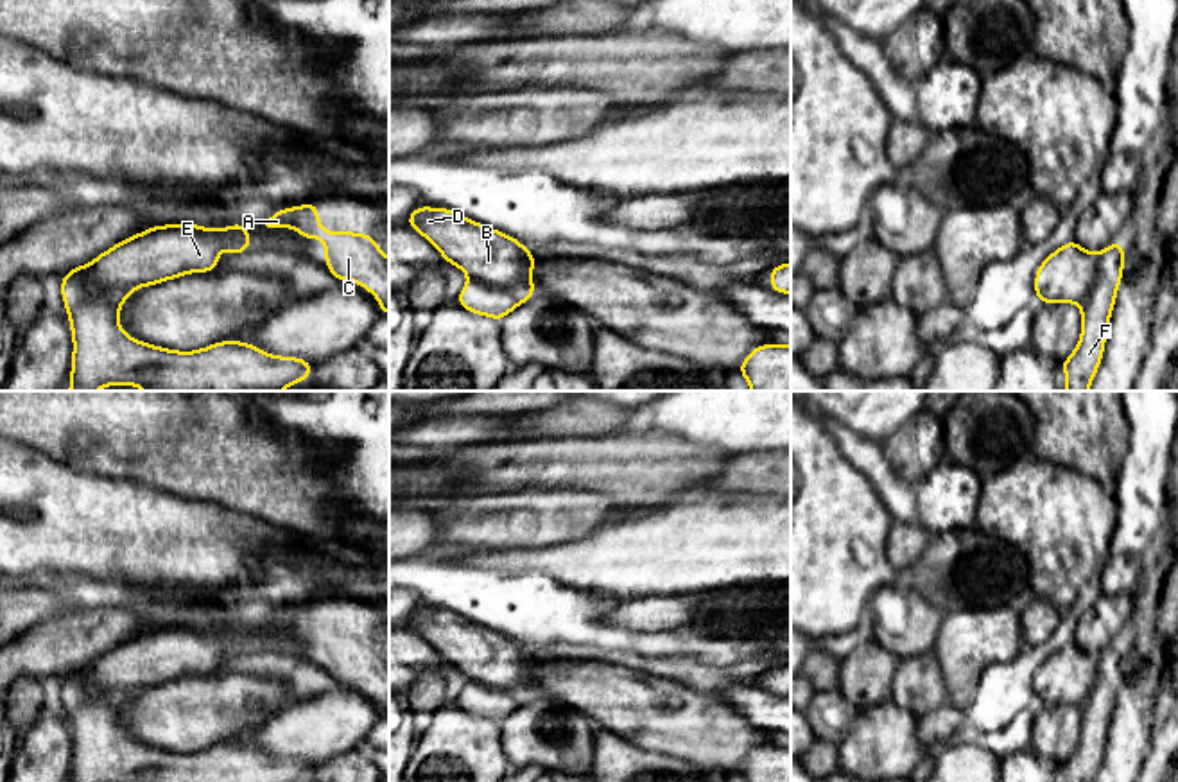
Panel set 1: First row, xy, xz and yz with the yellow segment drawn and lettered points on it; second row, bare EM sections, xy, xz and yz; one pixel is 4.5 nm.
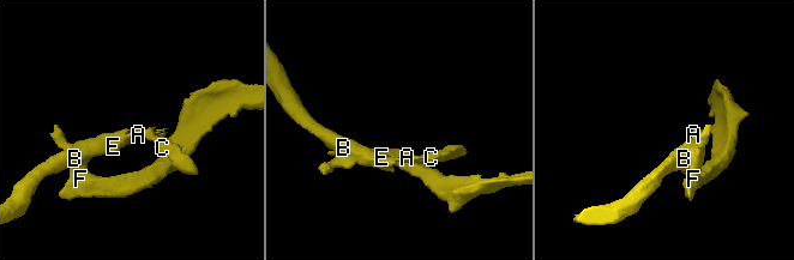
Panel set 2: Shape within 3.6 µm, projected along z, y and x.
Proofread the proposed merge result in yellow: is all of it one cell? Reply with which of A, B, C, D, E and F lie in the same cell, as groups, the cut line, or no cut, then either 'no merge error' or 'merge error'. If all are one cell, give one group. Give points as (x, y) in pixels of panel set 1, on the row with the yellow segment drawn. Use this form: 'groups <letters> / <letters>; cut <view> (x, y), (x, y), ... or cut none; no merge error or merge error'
groups A B C D E / F; cut xz (470, 278), (490, 286), (529, 286), (533, 289); merge error

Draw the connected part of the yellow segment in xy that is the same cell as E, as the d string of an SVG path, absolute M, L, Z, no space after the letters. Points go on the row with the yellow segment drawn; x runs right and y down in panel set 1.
M199 224L152 226L95 256L88 276L102 291L134 291L188 273L219 269L222 249L237 256L251 244L247 224L212 230Z

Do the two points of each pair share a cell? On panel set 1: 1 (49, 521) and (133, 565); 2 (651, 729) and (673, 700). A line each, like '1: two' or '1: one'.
1: one
2: one

